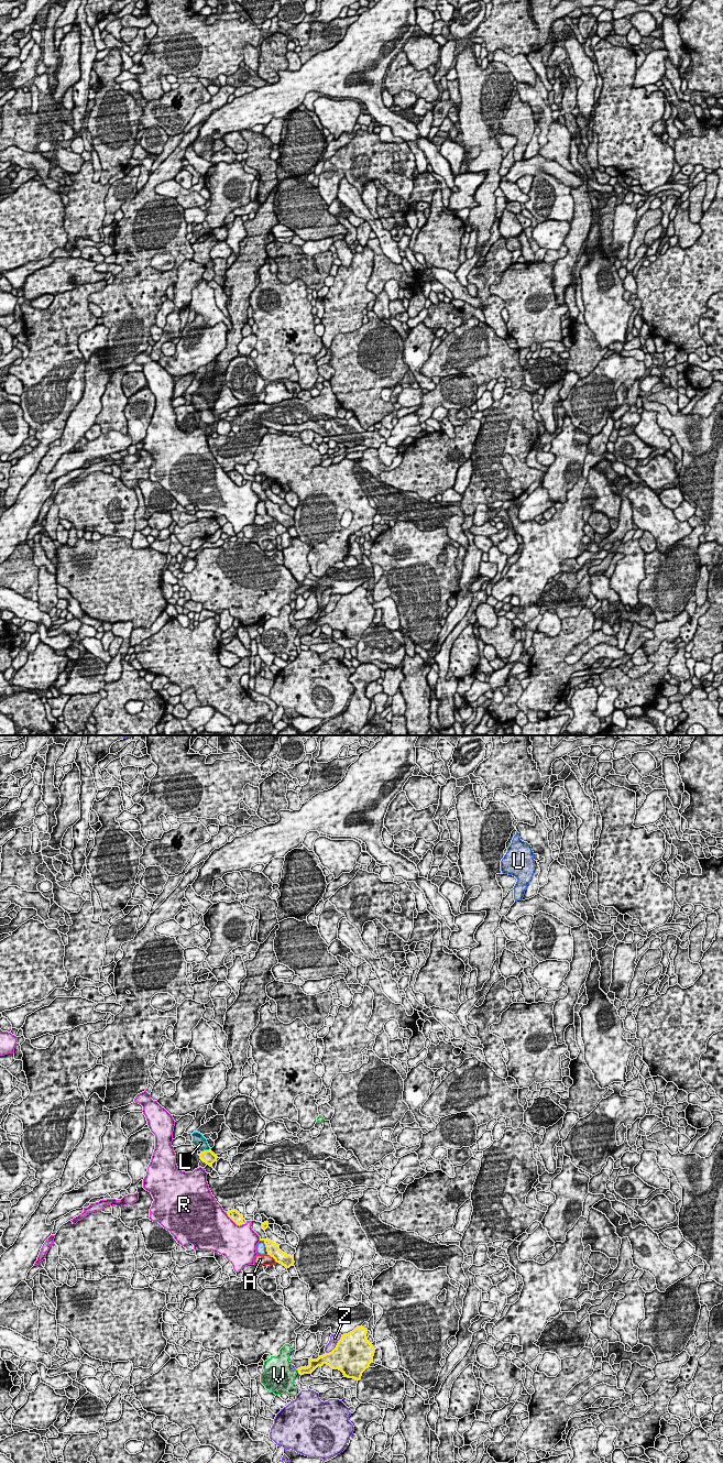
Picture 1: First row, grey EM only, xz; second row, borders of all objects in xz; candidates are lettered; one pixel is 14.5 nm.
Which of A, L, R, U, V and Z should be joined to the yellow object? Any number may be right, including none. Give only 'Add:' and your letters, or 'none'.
Add: L

